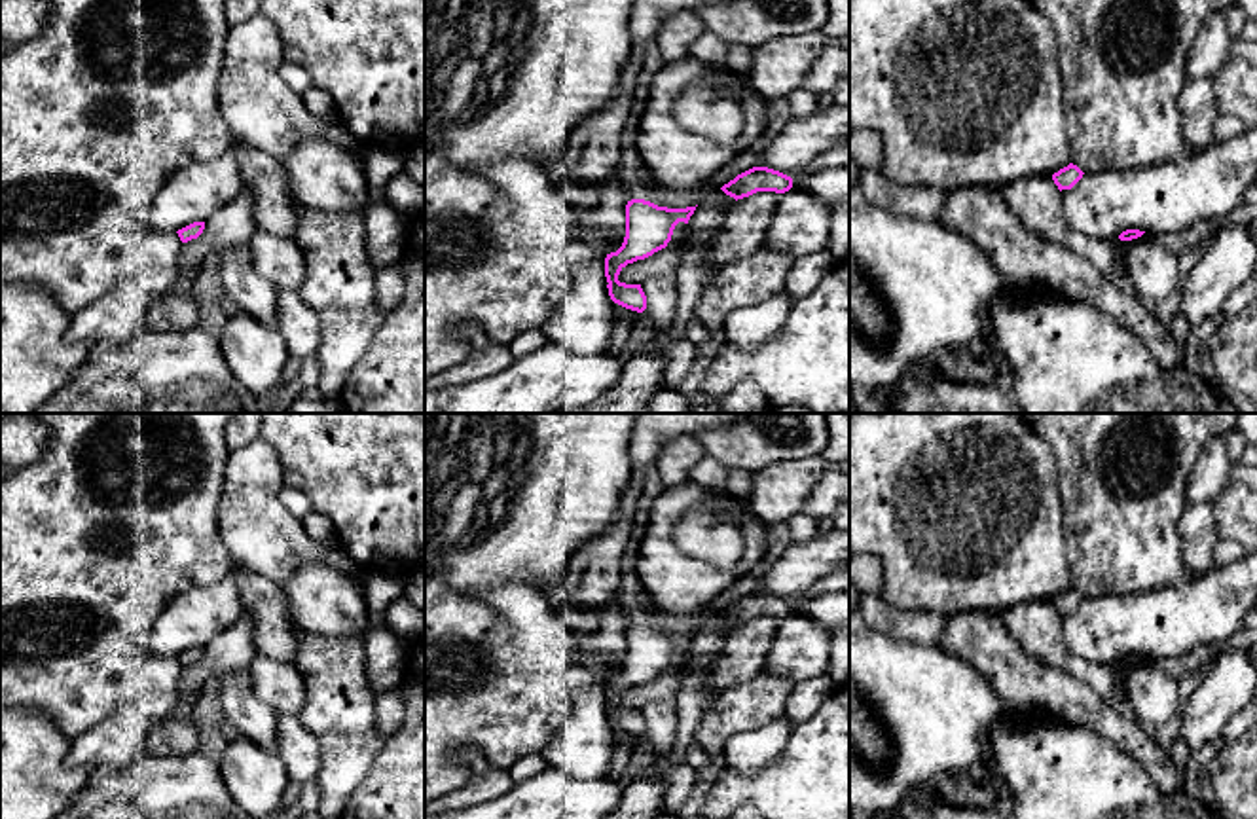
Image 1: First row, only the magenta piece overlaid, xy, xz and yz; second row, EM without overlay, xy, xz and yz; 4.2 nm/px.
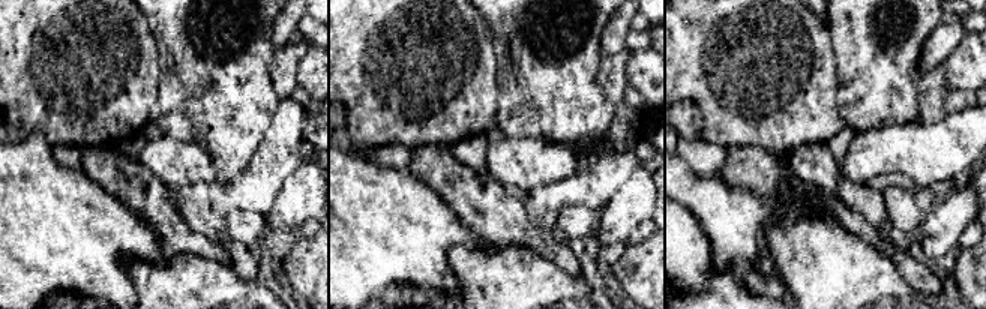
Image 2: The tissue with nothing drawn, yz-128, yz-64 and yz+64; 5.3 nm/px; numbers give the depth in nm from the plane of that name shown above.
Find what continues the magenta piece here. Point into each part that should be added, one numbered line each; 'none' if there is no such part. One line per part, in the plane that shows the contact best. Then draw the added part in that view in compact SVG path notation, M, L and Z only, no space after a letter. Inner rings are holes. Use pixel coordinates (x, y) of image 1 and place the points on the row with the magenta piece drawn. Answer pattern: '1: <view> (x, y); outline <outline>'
none

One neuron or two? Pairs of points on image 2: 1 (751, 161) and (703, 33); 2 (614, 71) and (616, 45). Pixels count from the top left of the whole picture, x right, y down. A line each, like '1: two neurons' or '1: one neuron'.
1: two neurons
2: two neurons

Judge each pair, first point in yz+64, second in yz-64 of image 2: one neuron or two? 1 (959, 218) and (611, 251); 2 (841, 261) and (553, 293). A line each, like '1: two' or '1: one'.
1: two
2: one

